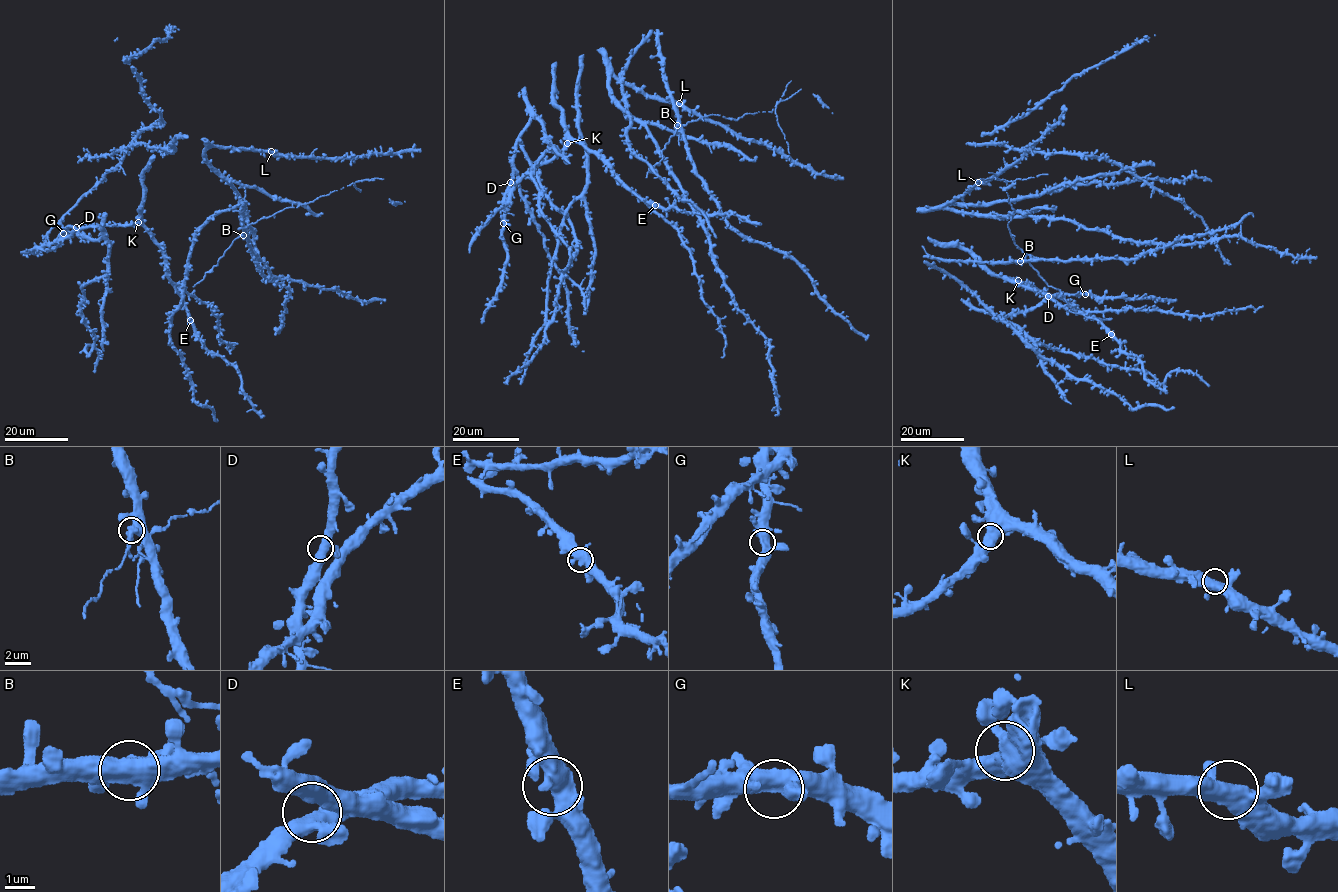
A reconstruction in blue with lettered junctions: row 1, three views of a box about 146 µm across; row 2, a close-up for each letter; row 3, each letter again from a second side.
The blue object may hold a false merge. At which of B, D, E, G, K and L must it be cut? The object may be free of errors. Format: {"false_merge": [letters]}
{"false_merge": ["B"]}

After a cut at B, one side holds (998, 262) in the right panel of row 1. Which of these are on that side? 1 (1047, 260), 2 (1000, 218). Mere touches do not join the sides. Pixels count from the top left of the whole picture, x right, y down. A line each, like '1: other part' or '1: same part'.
1: same part
2: same part

